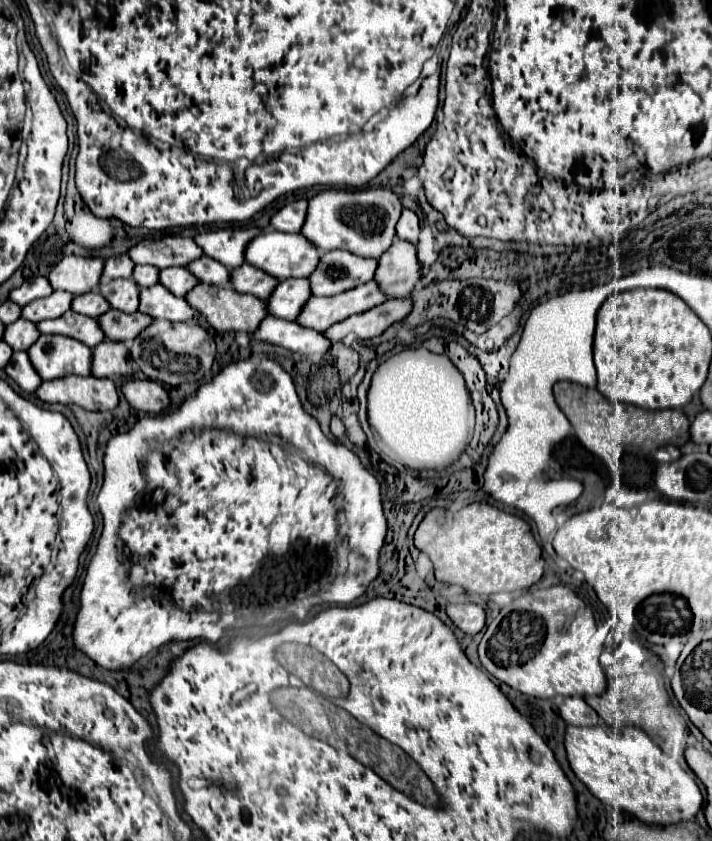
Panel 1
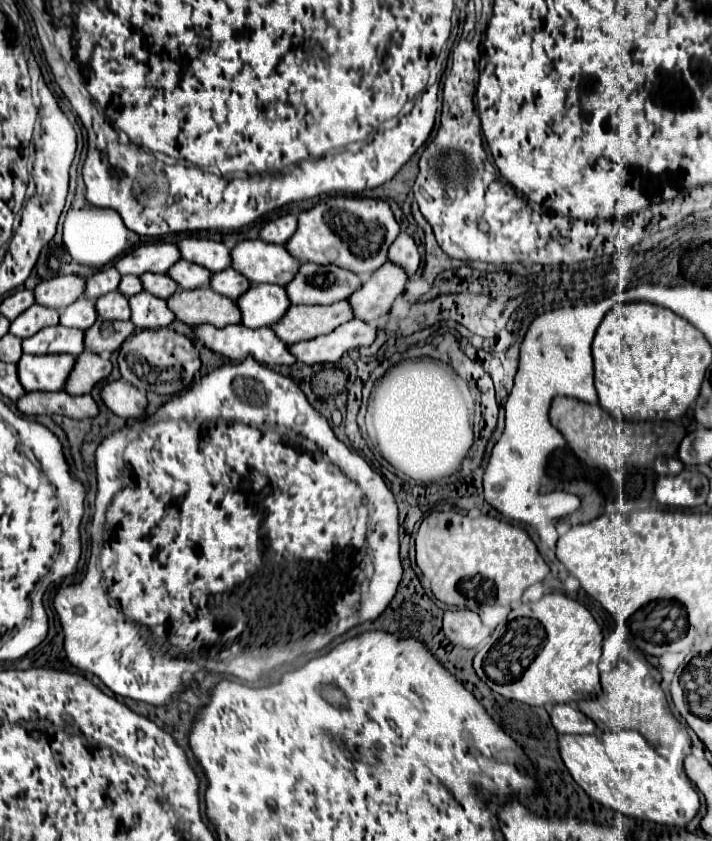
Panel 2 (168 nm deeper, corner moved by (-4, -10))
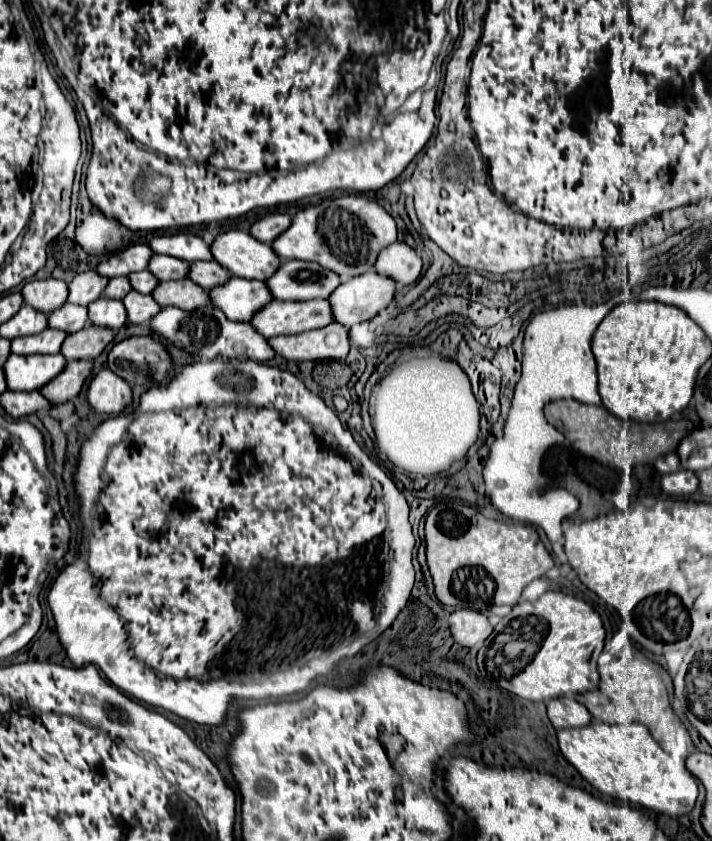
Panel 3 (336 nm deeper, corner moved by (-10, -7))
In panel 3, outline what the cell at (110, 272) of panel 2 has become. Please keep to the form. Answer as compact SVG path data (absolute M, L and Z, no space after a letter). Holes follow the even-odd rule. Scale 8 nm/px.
M96 270L78 274L72 282L70 282L70 294L68 294L68 302L72 304L80 304L80 306L88 306L90 302L98 300L98 296L102 296L104 288L106 288L108 278L102 278L96 274Z

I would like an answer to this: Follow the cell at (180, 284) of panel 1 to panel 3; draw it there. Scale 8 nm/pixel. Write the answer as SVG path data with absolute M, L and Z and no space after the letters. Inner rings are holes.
M142 270L142 272L132 272L128 276L130 280L130 286L132 290L140 292L140 294L150 294L154 290L154 286L158 284L158 280L148 272L148 270Z

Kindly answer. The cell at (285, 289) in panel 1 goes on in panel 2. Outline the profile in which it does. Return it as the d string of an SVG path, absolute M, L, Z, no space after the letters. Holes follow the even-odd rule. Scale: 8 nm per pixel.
M254 285L238 299L242 323L250 329L270 327L288 311L288 293L276 285Z

